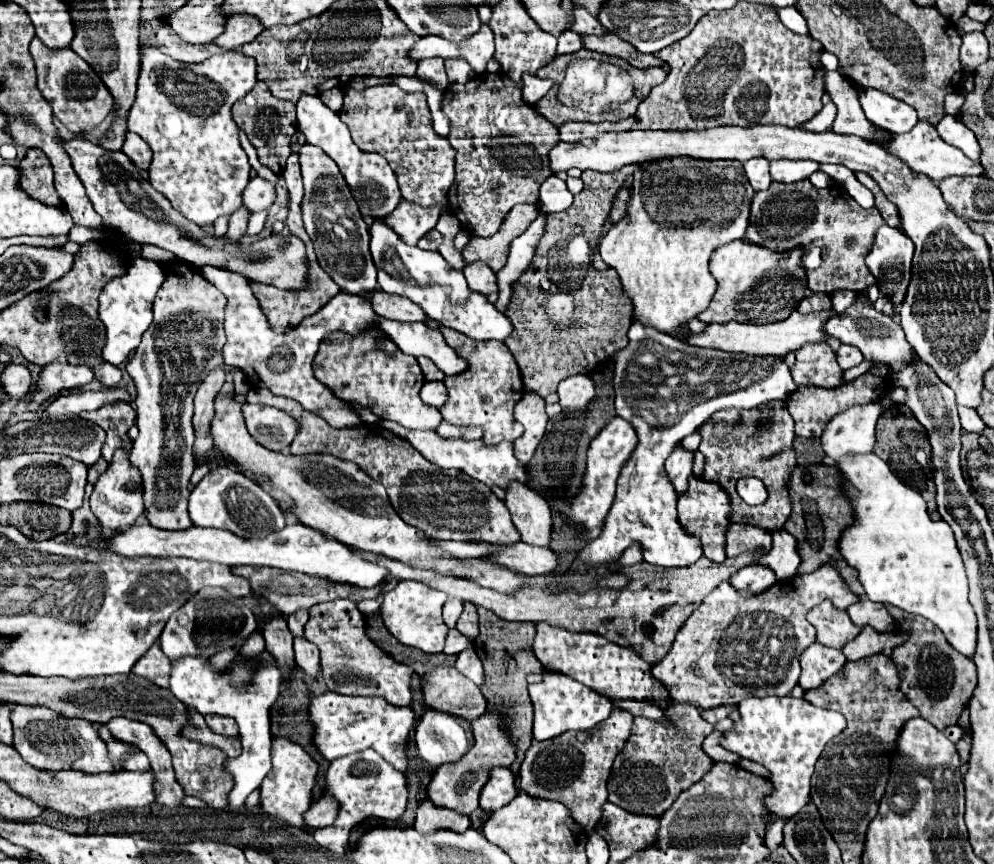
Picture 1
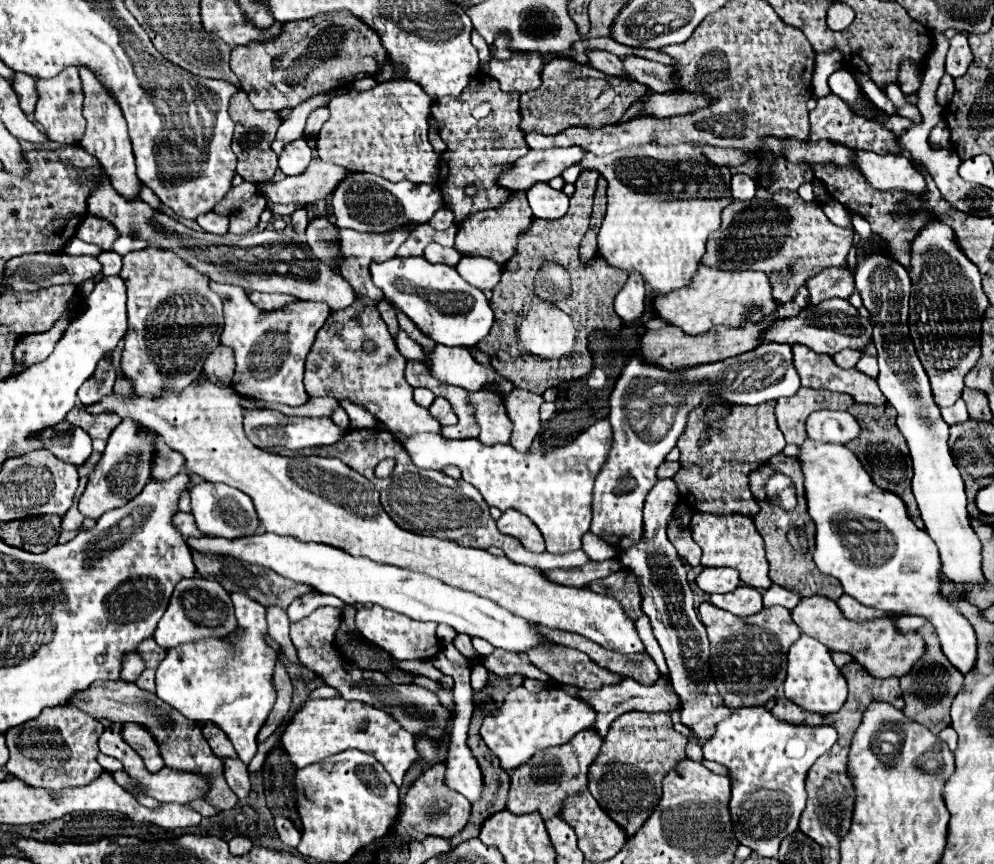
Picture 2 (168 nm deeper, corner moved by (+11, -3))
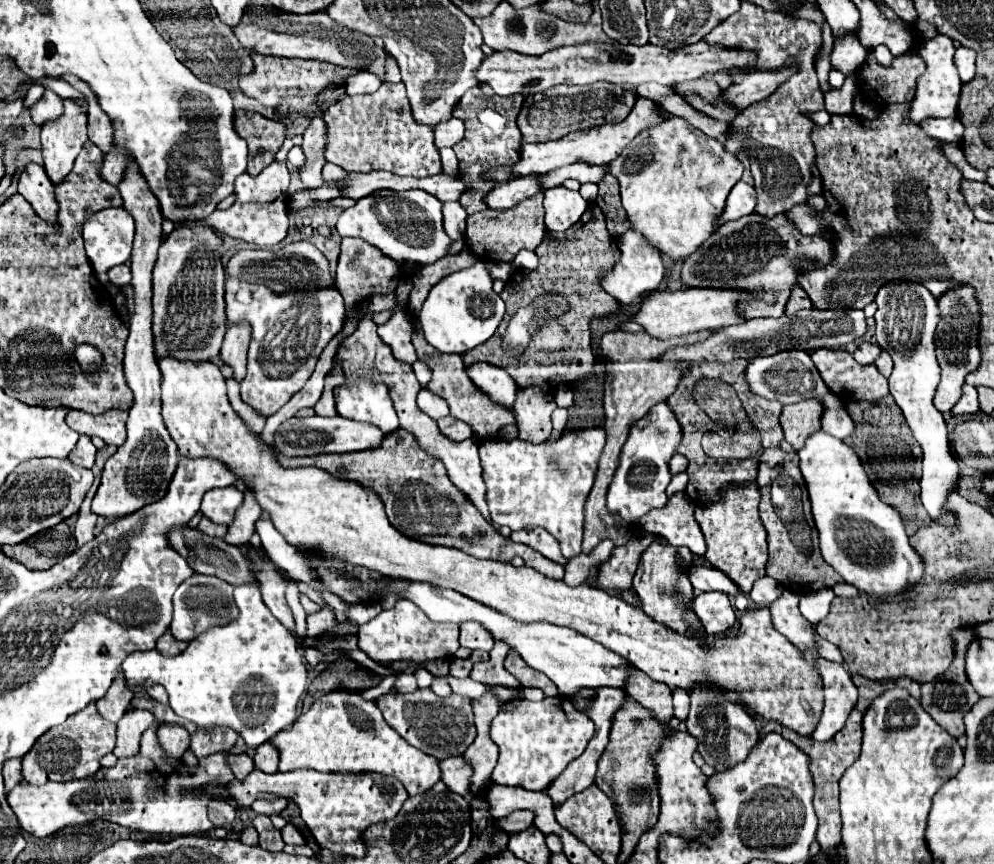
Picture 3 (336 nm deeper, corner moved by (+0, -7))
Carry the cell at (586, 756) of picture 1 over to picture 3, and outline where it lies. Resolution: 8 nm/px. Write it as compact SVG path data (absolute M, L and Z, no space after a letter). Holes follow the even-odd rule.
M515 811L505 819L499 819L499 831L511 835L511 831L523 831L529 825L533 825L533 813L531 811Z

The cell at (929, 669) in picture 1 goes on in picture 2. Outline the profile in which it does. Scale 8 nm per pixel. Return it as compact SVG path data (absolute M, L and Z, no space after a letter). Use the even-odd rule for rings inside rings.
M930 623L920 627L916 633L926 641L926 649L920 657L920 663L916 663L912 671L908 671L908 675L900 677L900 687L906 703L904 715L908 715L908 719L922 723L936 735L940 729L950 725L950 705L956 693L962 689L964 675L960 675L960 671L956 671L956 667L952 667L952 663L948 663L948 659L944 657L934 627Z

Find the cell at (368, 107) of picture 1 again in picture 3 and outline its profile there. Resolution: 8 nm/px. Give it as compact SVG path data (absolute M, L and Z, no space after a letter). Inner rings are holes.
M383 83L371 95L345 95L325 109L321 117L327 125L325 159L345 171L389 171L411 177L441 173L439 151L433 145L433 129L415 123L403 83Z

